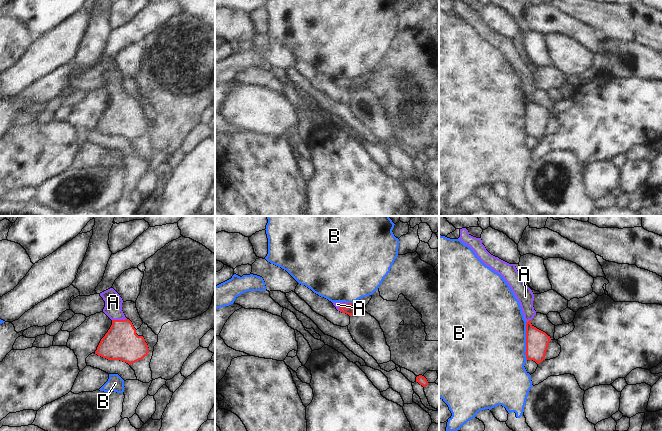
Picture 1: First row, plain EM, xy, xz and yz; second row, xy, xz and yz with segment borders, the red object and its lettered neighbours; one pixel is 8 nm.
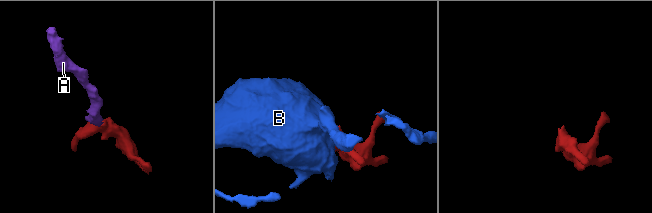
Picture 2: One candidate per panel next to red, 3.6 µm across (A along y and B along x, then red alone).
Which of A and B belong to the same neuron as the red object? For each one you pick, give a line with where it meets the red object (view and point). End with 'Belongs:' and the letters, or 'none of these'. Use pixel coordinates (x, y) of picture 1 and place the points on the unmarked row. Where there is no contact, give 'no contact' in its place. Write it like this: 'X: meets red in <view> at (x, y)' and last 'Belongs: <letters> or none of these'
A: meets red in xz at (343, 83)
Belongs: A

